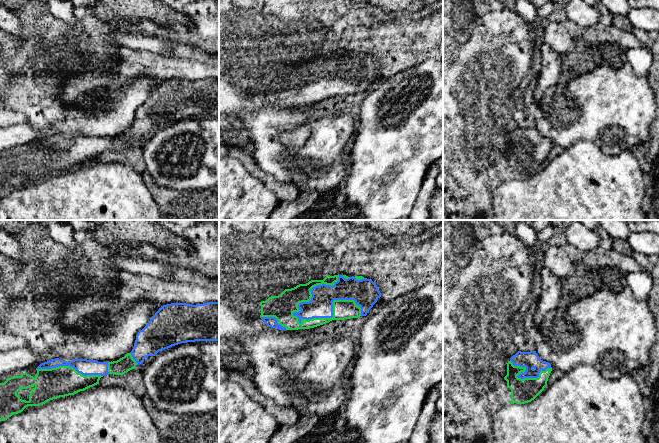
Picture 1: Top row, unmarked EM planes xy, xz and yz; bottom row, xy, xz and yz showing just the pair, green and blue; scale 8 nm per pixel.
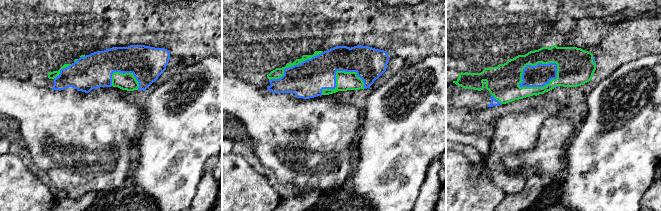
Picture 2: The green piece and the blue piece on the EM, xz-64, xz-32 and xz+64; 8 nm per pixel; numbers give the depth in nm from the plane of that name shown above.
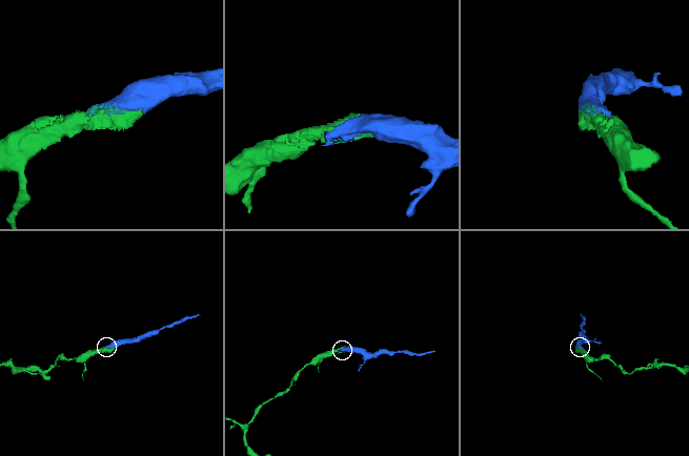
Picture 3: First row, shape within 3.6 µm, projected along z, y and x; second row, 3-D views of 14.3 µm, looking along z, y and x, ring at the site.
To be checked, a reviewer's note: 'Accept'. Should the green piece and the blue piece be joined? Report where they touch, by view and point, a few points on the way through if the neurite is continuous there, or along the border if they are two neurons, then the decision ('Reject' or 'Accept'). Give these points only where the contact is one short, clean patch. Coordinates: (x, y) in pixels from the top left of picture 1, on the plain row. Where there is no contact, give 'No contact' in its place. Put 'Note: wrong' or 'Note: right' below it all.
Touches green at xz (333, 88). Accept
Note: right

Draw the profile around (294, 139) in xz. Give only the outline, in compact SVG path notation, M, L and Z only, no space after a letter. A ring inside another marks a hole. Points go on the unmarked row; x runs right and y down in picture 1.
M301 126L282 133L281 140L286 149L298 151L305 144L309 135L309 128L307 126Z

